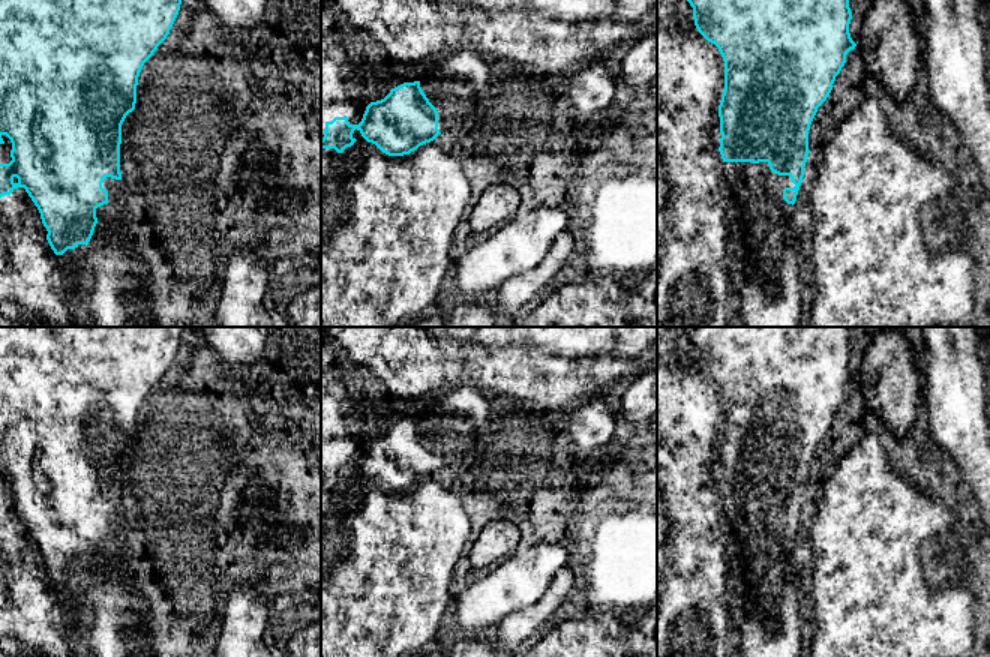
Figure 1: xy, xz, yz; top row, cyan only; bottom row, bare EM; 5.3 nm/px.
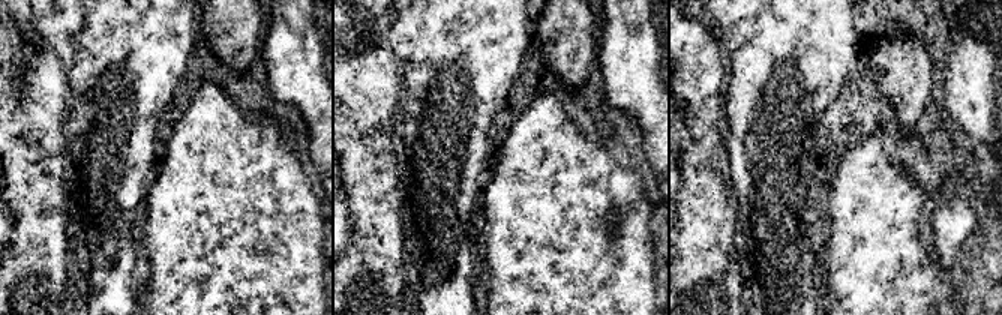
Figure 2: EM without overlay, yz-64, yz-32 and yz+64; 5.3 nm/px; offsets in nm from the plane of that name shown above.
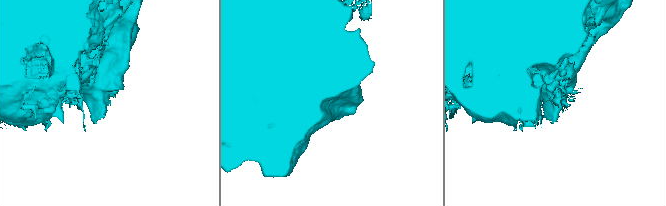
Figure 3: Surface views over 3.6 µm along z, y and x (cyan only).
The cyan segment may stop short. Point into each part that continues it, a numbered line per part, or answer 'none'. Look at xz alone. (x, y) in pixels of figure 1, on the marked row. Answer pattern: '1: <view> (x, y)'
1: xz (456, 84)

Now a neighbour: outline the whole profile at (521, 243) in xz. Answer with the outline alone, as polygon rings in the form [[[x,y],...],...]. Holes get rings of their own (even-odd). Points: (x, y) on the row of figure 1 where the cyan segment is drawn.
[[[542,207],[531,212],[519,212],[489,238],[460,258],[454,274],[458,291],[465,297],[480,297],[498,288],[513,274],[534,268],[546,255],[555,237],[566,230],[567,214],[560,208]]]

